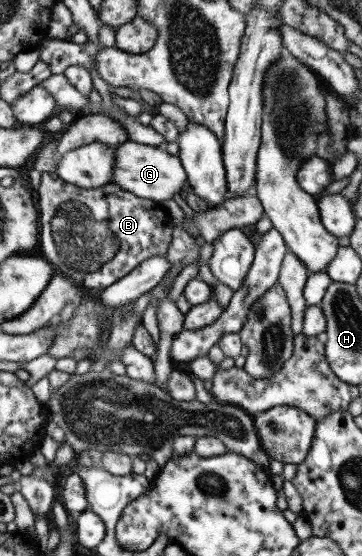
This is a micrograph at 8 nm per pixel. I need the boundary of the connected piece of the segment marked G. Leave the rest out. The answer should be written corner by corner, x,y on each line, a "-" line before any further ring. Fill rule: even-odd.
129,139
115,148
115,167
111,168
111,173
111,184
135,194
135,197
156,202
172,199
182,185
188,185
177,156
170,155
163,147
138,144

